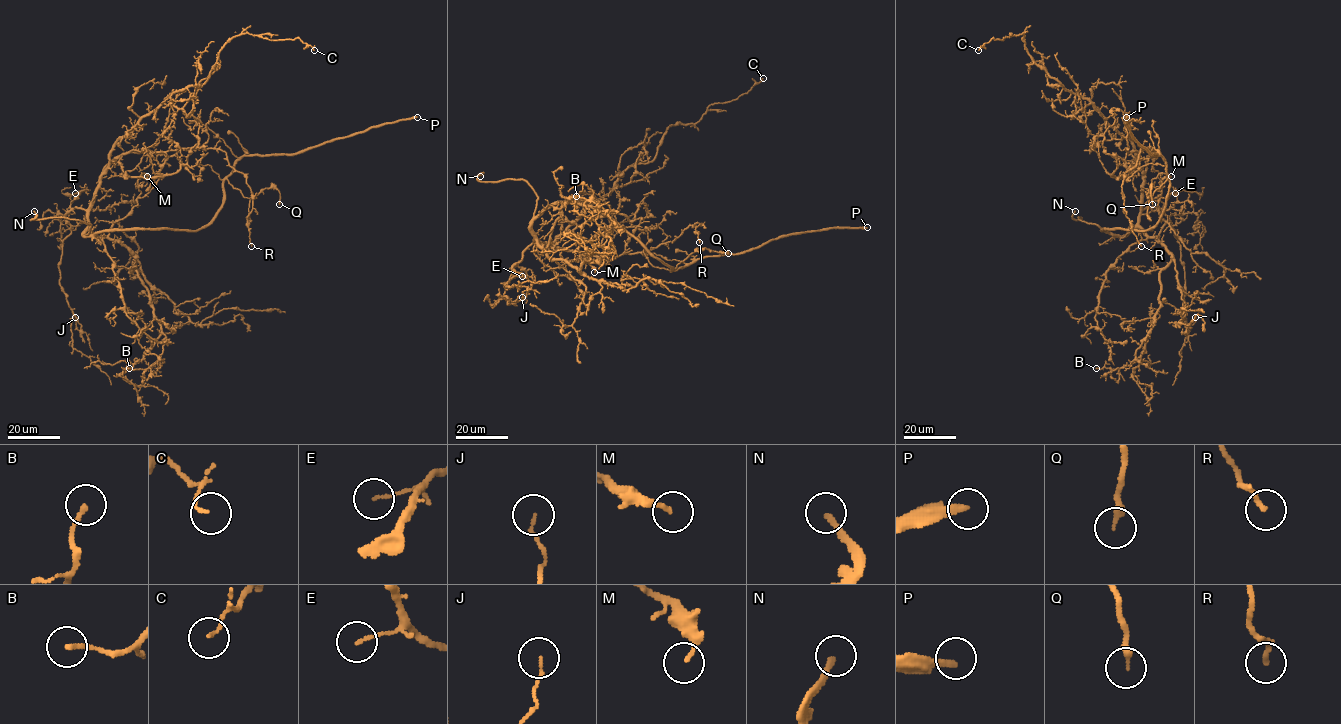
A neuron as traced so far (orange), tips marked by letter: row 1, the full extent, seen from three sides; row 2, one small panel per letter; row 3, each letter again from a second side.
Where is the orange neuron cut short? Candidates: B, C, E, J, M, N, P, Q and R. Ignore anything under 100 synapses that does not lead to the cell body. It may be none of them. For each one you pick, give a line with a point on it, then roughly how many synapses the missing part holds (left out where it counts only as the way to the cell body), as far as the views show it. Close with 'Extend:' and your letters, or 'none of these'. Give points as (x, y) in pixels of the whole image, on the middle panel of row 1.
N: (480, 176)
P: (867, 227) | 450 syn
Extend: N, P

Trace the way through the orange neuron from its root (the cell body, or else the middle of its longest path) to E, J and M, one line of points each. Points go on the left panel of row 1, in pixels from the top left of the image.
E: (86, 236), (88, 215), (83, 209), (70, 206), (79, 194), (75, 193)
J: (86, 236), (88, 215), (74, 207), (65, 216), (70, 233), (63, 241), (59, 271), (75, 317)
M: (86, 236), (89, 227), (98, 237), (107, 235), (112, 225), (137, 204), (138, 180), (142, 172), (147, 176)

